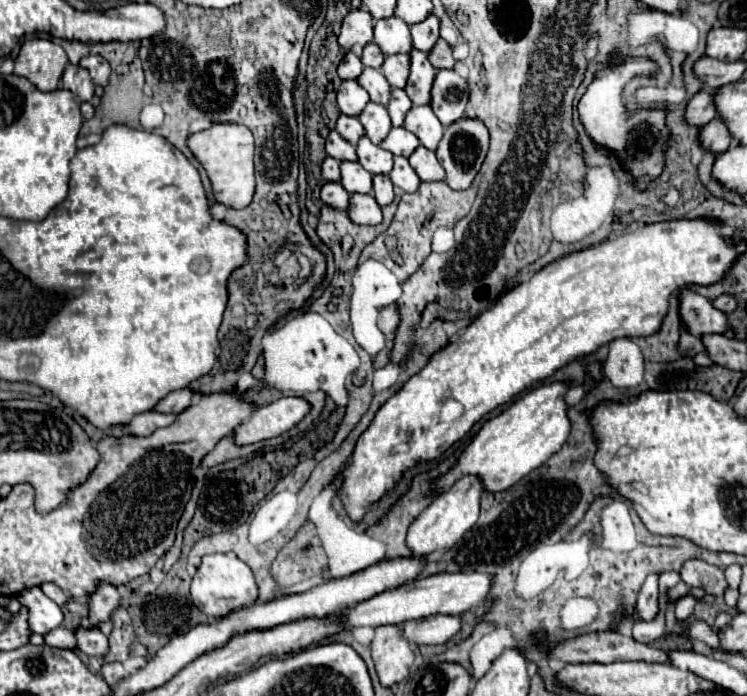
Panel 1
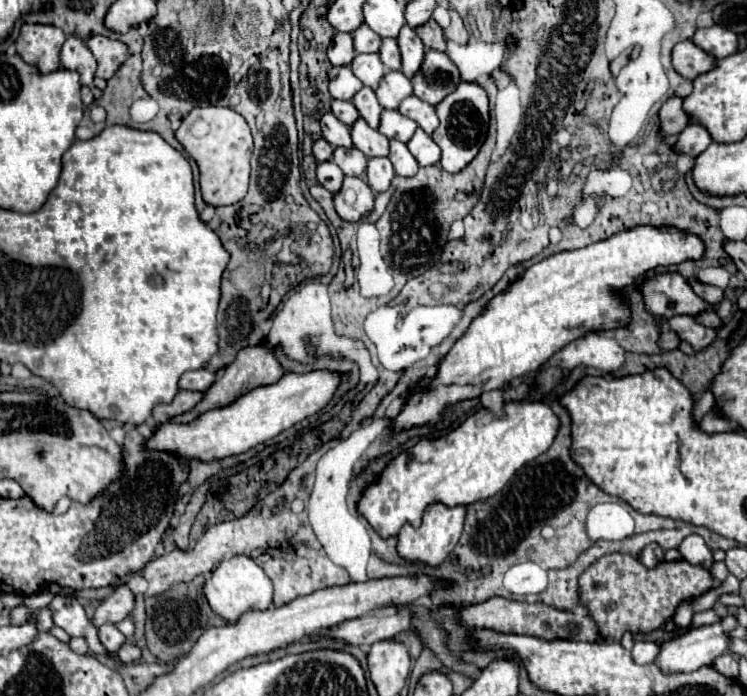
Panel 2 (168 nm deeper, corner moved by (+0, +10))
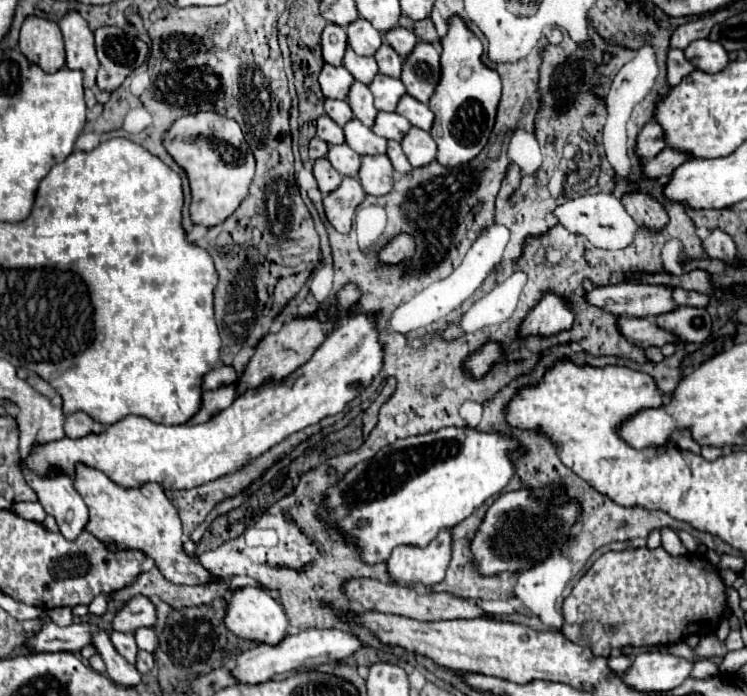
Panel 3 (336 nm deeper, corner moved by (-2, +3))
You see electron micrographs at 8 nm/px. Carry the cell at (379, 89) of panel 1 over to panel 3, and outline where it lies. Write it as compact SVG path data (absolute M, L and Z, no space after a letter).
M347 47L345 57L343 57L343 67L359 81L363 81L365 85L369 85L375 77L375 73L379 73L377 69L377 61L373 57L361 57L357 55L351 47Z

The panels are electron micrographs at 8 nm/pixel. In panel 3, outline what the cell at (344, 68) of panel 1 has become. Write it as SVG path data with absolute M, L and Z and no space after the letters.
M327 23L321 33L321 51L325 63L341 65L345 47L347 47L347 31L341 25Z

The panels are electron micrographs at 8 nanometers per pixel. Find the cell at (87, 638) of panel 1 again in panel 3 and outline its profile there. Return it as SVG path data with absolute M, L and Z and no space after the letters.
M113 631L111 633L111 641L113 641L113 647L129 661L129 663L135 663L137 659L137 643L135 643L135 637L129 633L119 633L119 631Z

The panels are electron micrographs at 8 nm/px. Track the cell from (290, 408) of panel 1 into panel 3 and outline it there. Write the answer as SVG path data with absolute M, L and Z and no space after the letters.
M355 313L343 319L341 325L327 337L327 341L313 353L313 357L305 365L301 365L281 381L269 381L255 389L247 389L227 409L223 409L219 415L211 417L205 423L161 425L161 423L153 423L147 417L129 415L113 425L107 425L103 433L89 433L79 439L63 437L59 441L33 445L31 453L25 459L25 465L31 473L45 479L49 477L51 471L63 471L69 477L75 477L75 465L83 463L91 469L103 471L113 483L125 489L139 489L145 483L157 483L163 489L181 491L181 489L193 489L209 481L215 481L227 473L241 469L247 461L263 455L265 451L281 443L291 433L301 431L309 425L315 425L329 415L341 413L351 399L355 399L363 389L367 389L375 379L375 375L383 369L383 357L385 357L383 343L379 341L377 319L379 319L379 313L369 313L369 315Z

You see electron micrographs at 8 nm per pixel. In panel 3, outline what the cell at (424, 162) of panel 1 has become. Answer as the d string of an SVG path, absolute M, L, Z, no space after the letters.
M411 127L405 133L401 145L403 145L403 151L413 167L427 165L437 157L437 145L435 145L431 133L423 131L419 127Z

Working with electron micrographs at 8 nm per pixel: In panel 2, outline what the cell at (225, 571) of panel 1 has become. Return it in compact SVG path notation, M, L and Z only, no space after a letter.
M233 556L229 560L221 560L209 574L203 584L203 594L215 614L225 618L227 622L237 622L243 612L249 610L265 610L273 604L273 584L265 576L265 572L249 558L249 556Z

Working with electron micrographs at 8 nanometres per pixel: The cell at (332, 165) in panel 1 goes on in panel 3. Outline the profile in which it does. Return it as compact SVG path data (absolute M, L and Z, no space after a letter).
M313 137L311 143L309 143L309 157L311 157L313 161L319 159L319 157L325 157L325 155L327 155L327 149L329 149L329 145L327 145L323 139Z

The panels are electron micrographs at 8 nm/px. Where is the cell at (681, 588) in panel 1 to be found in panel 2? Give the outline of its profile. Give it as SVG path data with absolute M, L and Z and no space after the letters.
M607 554L579 578L579 592L601 636L607 642L619 642L625 630L651 632L661 628L665 620L673 618L679 602L705 594L711 590L711 582L713 578L705 568L691 566L685 560L661 562L655 570L645 570L639 558L629 558L629 554Z

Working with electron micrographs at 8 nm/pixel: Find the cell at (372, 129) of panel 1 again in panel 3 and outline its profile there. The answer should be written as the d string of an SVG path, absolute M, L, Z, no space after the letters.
M355 81L349 89L349 95L347 95L347 103L353 111L353 115L367 127L371 127L375 123L375 115L377 115L377 109L373 105L373 97L371 97L371 91L367 85L363 85L361 81Z

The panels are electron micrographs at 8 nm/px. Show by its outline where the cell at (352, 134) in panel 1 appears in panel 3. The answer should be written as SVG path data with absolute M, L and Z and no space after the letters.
M325 99L325 113L337 125L345 125L349 119L353 119L353 111L347 105L347 101L339 101L339 99Z

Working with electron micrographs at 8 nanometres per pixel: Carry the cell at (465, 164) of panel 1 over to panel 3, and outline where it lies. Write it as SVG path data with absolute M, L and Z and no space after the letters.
M459 15L449 19L449 31L441 39L441 49L441 79L429 101L429 109L435 113L431 137L437 143L437 161L455 167L477 157L487 145L501 99L501 77L497 69L485 63L483 43Z

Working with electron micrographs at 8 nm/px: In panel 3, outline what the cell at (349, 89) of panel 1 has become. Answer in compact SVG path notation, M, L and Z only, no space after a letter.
M323 63L323 69L319 73L319 85L325 97L329 99L345 99L347 89L351 87L353 75L345 67L333 67L329 63Z

